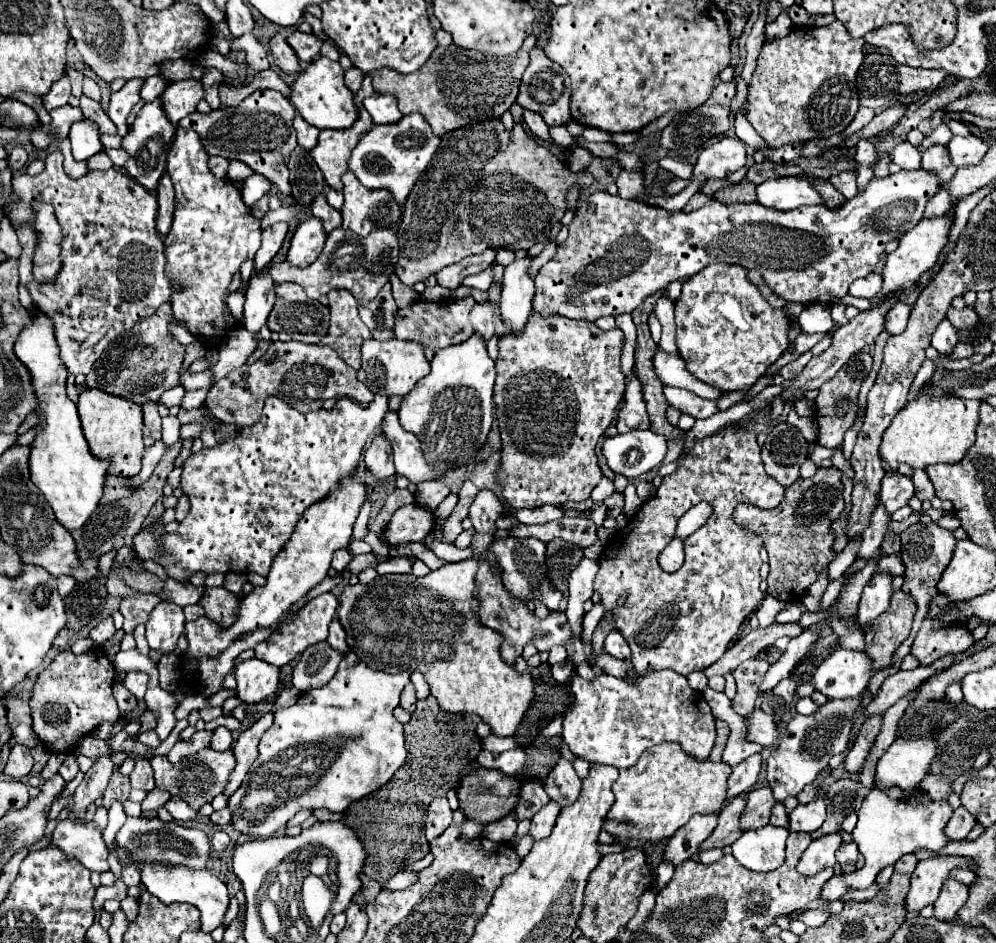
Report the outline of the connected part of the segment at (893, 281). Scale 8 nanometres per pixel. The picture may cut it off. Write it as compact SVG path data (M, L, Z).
M944 213L944 215L938 215L938 217L924 217L914 229L910 229L902 239L900 239L900 245L894 253L888 255L888 261L886 261L886 267L882 271L882 277L884 277L884 289L880 293L880 299L886 297L886 295L892 295L892 293L900 293L908 287L914 287L916 281L920 279L920 275L924 271L928 271L936 259L938 259L938 253L942 251L942 247L946 245L948 241L948 233L954 225L954 217Z

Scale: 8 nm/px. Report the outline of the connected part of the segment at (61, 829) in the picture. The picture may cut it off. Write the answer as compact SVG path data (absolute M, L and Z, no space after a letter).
M100 805L94 813L92 821L76 823L70 819L58 821L52 833L52 845L56 845L66 857L78 859L90 871L106 871L108 869L108 849L104 843L104 829L108 825L106 807Z

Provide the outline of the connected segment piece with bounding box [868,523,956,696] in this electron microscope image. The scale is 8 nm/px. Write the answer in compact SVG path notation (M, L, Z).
M914 523L900 537L902 537L902 551L900 551L900 555L902 555L902 561L904 561L904 567L906 567L906 573L904 573L906 579L904 579L902 589L916 597L918 611L916 611L916 617L914 617L909 637L898 647L893 655L893 665L880 671L870 679L868 689L873 696L878 693L881 684L888 676L900 670L904 656L910 653L912 643L920 629L920 623L924 619L924 613L928 611L928 603L936 595L936 591L938 591L936 585L938 585L944 569L948 567L948 561L952 559L952 553L954 553L954 547L956 547L956 537L952 535L952 531L942 529L936 523L926 523L926 525L924 523Z

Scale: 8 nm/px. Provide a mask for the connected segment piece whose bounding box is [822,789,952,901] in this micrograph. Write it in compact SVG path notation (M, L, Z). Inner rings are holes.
M872 789L858 809L858 823L852 831L852 837L858 843L866 863L852 873L834 875L828 885L824 885L822 899L842 899L848 891L868 889L884 867L894 865L906 853L914 853L916 849L940 851L948 843L948 839L944 837L944 825L950 817L952 807L948 805L948 801L934 801L932 805L908 805L904 801L890 799L884 791Z

